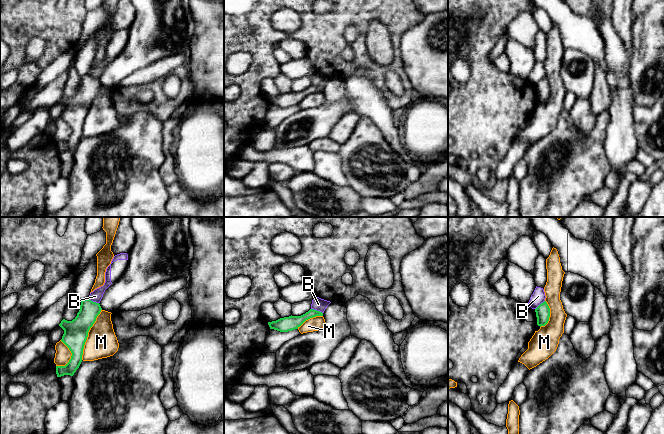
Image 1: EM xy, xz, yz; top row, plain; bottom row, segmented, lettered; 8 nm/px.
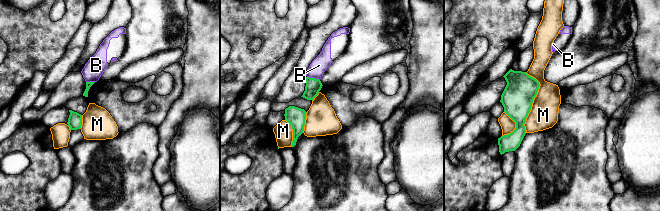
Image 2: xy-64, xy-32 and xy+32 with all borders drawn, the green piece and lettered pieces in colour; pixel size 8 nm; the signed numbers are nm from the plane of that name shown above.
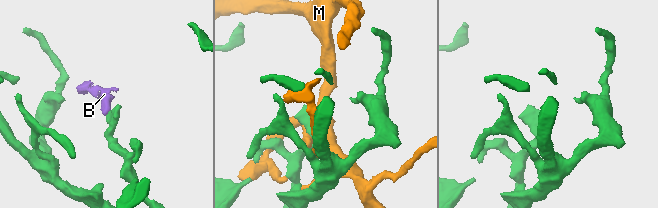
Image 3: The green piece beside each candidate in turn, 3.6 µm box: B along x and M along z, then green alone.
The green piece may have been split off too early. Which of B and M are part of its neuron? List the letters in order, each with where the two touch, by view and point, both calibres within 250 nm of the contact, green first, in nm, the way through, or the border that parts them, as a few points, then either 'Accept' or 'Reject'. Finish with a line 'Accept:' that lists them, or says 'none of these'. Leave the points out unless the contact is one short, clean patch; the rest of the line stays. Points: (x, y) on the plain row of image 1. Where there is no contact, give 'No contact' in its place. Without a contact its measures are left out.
B: Touches green at xz (317, 87). Thickness 120 nm (green) against 100 nm. Boundary: xz (311, 84), (322, 89). Reject
M: Touches green at xy (87, 110). Thickness 190 nm (green) against 240 nm. Reject
Accept: none of these

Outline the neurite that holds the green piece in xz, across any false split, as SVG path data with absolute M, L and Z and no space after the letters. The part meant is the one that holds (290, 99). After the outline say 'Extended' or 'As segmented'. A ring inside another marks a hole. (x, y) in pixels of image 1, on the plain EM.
M310 85L308 88L301 92L289 92L280 94L276 97L268 98L270 105L274 105L280 108L288 108L298 105L306 96L316 93L323 92L323 89L314 85Z. As segmented

